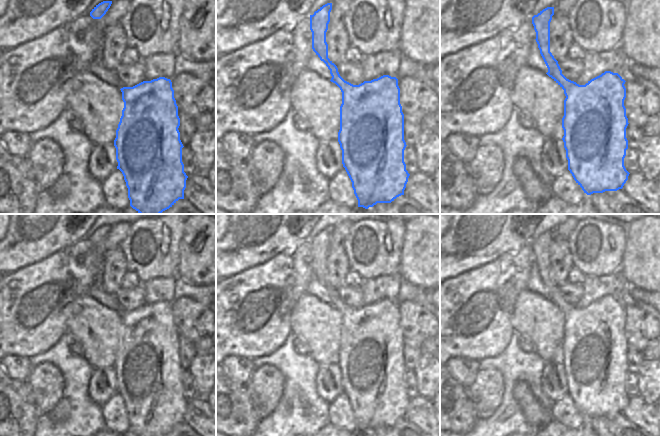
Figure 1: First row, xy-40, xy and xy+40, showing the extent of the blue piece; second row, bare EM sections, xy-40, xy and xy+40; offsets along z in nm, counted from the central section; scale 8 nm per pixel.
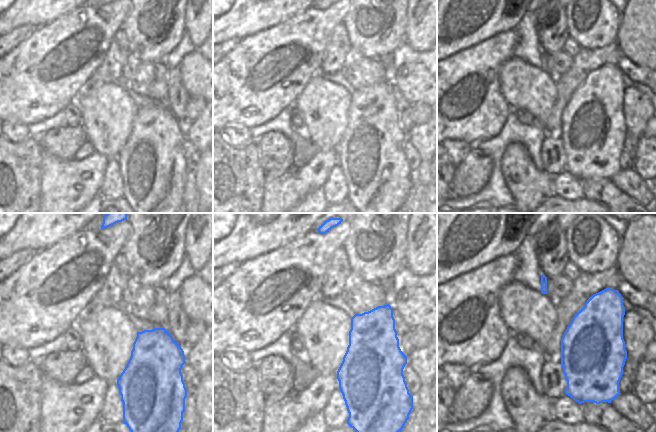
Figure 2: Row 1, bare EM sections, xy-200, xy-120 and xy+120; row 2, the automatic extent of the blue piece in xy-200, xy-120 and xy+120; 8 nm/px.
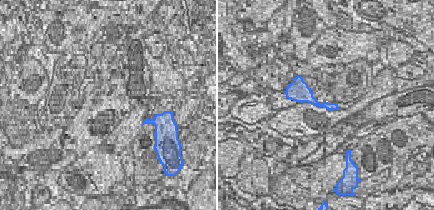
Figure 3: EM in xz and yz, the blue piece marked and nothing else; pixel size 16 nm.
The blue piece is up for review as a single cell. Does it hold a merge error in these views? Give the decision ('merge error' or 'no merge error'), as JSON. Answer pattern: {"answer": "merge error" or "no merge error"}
{"answer": "no merge error"}

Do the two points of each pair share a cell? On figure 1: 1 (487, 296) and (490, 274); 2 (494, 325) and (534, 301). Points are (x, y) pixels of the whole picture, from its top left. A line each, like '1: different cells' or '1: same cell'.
1: same cell
2: different cells

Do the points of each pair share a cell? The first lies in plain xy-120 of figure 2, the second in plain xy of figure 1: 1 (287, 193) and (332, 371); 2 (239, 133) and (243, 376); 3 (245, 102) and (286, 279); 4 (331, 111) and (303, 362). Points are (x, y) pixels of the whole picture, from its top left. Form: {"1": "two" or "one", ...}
{"1": "one", "2": "one", "3": "one", "4": "two"}

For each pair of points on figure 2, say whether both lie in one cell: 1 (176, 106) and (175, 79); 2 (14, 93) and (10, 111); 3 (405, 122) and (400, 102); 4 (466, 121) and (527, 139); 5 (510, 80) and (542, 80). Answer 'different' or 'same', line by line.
1: same
2: same
3: same
4: different
5: same

